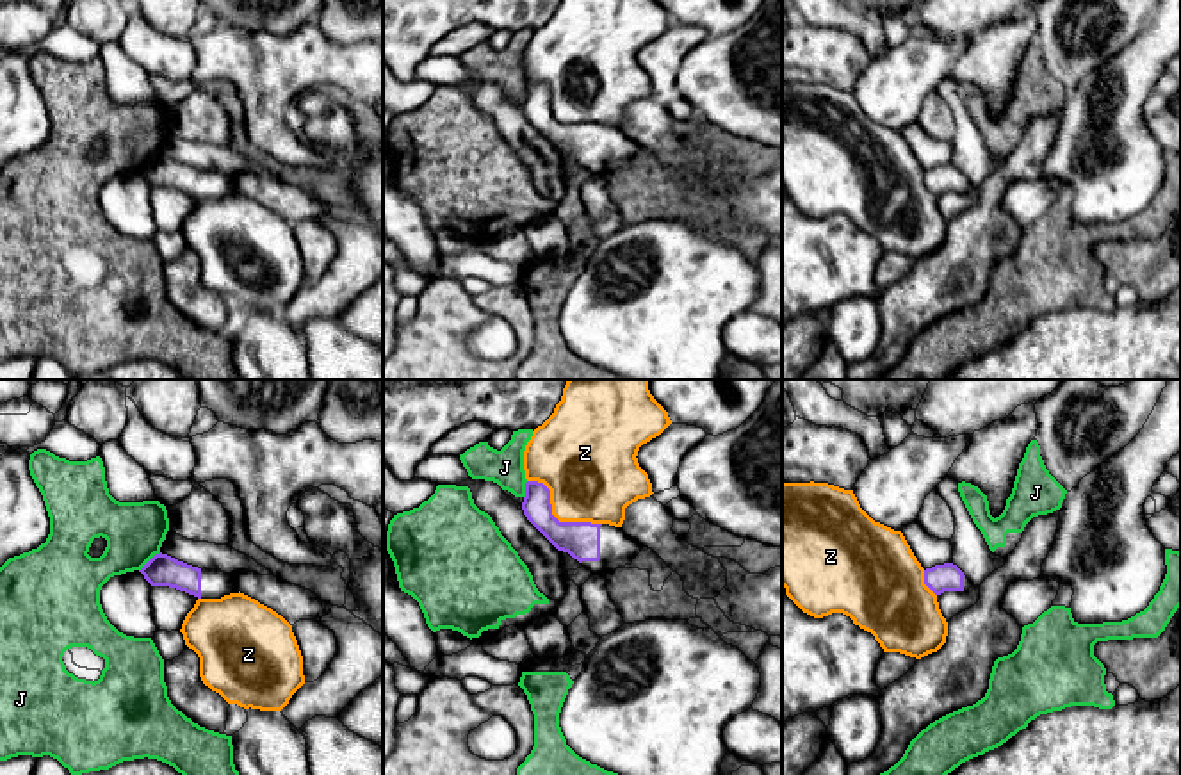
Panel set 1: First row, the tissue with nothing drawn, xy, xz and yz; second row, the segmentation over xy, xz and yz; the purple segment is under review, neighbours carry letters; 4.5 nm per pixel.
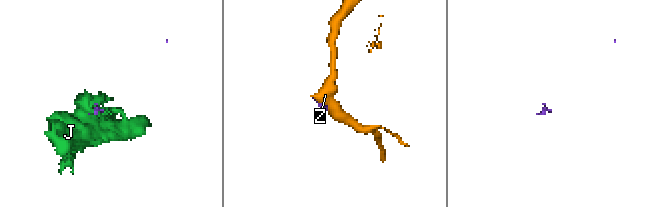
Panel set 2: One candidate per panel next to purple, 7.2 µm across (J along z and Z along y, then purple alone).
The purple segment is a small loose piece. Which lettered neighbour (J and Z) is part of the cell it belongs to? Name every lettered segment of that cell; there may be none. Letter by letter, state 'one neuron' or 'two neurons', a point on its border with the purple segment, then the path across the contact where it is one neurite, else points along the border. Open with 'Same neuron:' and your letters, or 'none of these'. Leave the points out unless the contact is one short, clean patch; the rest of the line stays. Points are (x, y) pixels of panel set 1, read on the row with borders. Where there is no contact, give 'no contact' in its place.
Same neuron: none of these
J: two neurons; meets purple in xy at (148, 562)
Z: two neurons; meets purple in xz at (553, 515)

